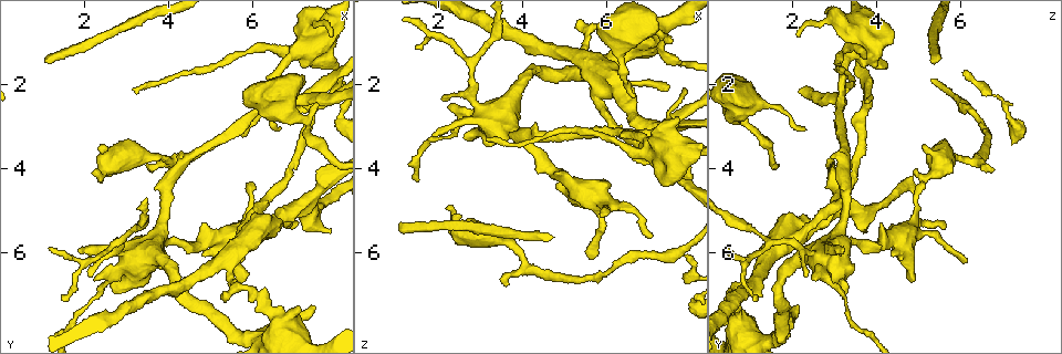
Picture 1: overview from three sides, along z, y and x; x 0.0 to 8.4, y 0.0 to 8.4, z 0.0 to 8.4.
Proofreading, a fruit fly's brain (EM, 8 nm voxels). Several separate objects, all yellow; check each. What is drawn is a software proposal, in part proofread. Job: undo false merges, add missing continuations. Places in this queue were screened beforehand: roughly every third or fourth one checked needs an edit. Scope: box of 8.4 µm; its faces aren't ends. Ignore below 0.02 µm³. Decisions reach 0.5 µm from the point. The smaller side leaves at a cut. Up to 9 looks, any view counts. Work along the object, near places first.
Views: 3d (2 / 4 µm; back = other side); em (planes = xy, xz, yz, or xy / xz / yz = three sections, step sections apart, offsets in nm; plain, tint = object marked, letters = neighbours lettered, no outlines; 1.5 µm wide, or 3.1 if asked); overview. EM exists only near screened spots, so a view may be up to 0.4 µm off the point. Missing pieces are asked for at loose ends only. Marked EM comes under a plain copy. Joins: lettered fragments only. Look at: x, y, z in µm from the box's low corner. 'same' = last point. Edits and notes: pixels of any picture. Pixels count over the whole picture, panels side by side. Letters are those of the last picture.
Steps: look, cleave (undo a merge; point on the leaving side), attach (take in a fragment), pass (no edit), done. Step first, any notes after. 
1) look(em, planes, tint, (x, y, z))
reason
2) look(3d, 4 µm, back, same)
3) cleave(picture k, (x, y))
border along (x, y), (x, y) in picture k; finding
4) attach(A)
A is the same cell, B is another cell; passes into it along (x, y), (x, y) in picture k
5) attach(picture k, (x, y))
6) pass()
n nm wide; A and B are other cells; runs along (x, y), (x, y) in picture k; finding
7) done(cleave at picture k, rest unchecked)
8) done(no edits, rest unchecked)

look(3d, 4 µm, (1.10, 1.50, 5.30))
an open end

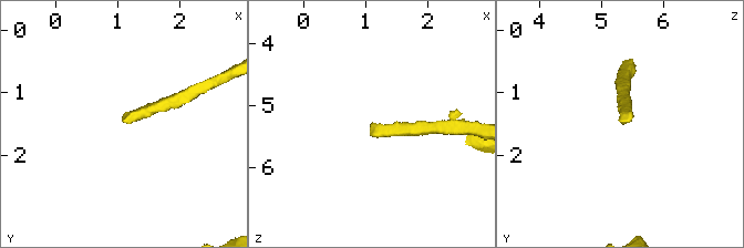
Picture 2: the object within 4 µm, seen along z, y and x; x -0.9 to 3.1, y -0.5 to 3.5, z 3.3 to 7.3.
look(em, planes, letters, (1.10, 1.45, 5.30))

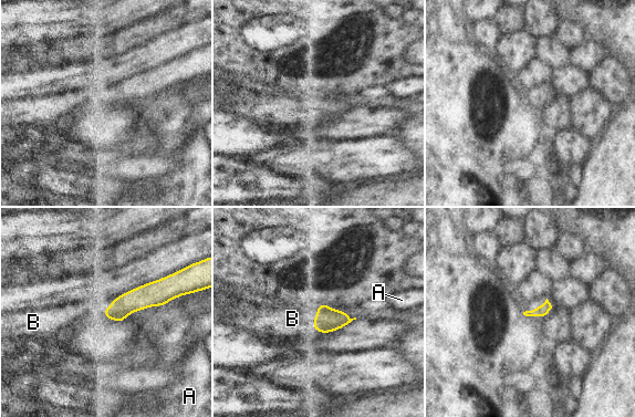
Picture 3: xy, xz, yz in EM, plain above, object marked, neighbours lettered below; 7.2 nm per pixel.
attach(B)
B touches over 50 nm; B is the same cell, A is another cell; passes into it along (328, 320), (313, 324), (292, 319) in picture 3; it goes on there

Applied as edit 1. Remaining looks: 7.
look(overview)
see it whole again

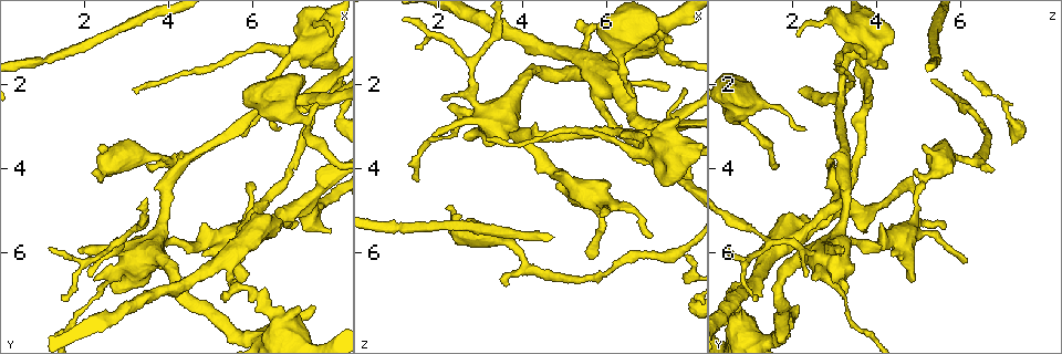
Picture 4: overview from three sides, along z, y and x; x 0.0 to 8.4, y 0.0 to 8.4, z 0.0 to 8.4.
look(em, planes, tint, (1.50, 7.05, 1.10))
tapers out

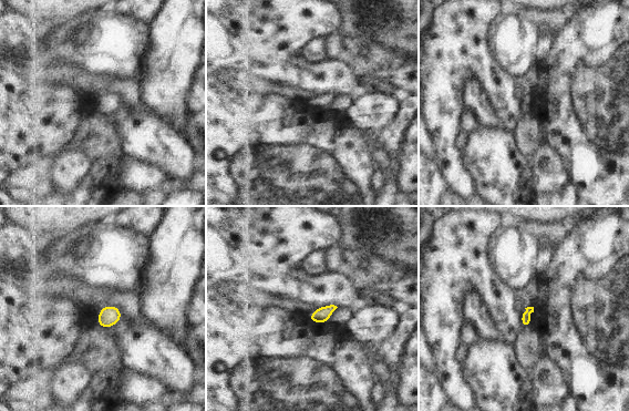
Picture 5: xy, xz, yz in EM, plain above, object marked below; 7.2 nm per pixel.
look(em, planes, letters, same)
what lies round it

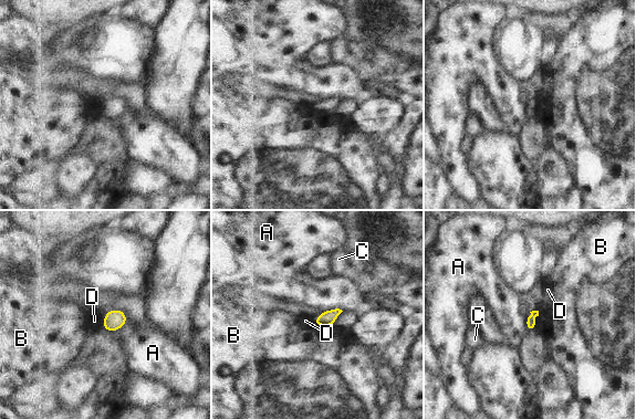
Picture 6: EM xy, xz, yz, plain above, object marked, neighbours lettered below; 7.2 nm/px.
pass()
A, B, C and D are other cells; border along (312, 320), (314, 324), (324, 327) in picture 6; none of them fits

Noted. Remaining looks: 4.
look(em, planes, tint, (7.00, 4.95, 3.10))
branch point

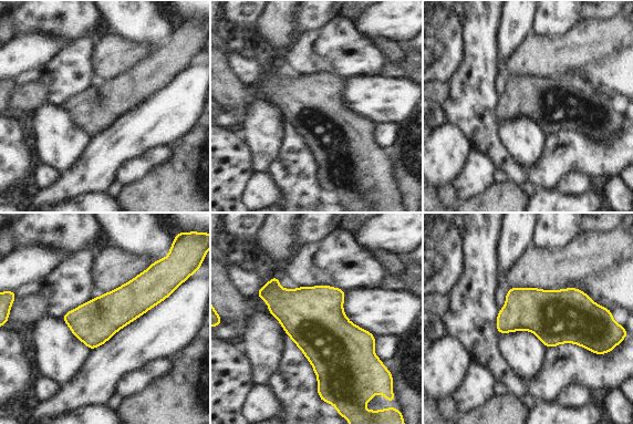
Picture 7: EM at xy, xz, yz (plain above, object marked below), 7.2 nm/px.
look(em, planes, letters, same)
what lies round it

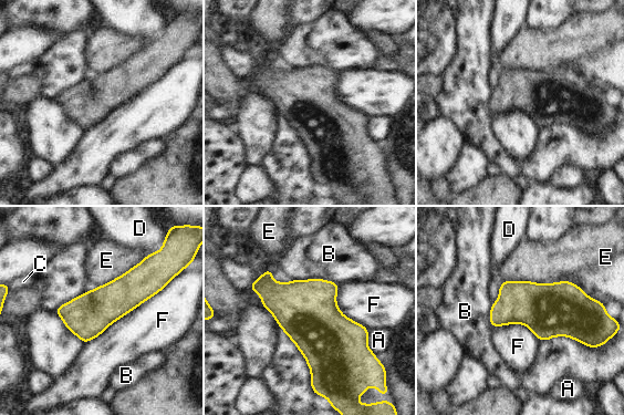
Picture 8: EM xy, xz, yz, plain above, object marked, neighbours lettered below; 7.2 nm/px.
pass()
320 nm wide; A, B, C, D, E and F are other cells; border along (168, 281), (160, 290), (83, 343) in picture 8; one cell here

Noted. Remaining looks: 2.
look(3d, 2 µm, back, (5.60, 6.25, 6.15))
free end

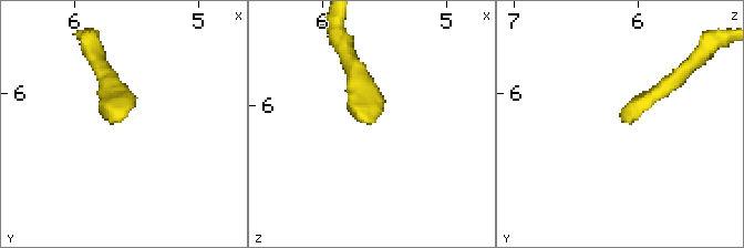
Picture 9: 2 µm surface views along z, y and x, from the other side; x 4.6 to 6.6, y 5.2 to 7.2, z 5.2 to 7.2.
look(em, planes, letters, (5.60, 6.22, 6.14))
need the tissue

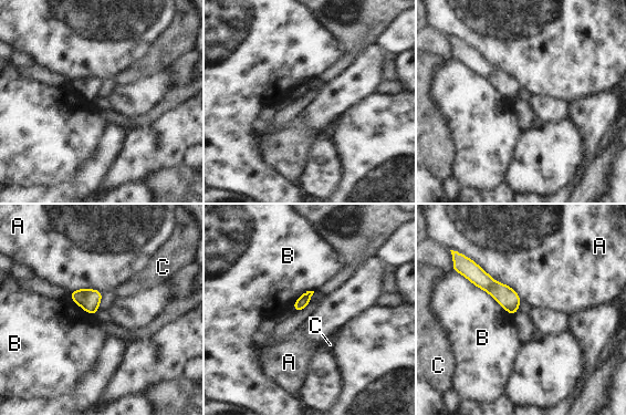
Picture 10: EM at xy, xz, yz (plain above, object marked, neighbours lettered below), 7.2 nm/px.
pass()
A, B and C are other cells; border along (457, 271), (486, 290), (513, 315) in picture 10; none of them fits

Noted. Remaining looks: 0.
done(attach at picture 3, rest unchecked)

